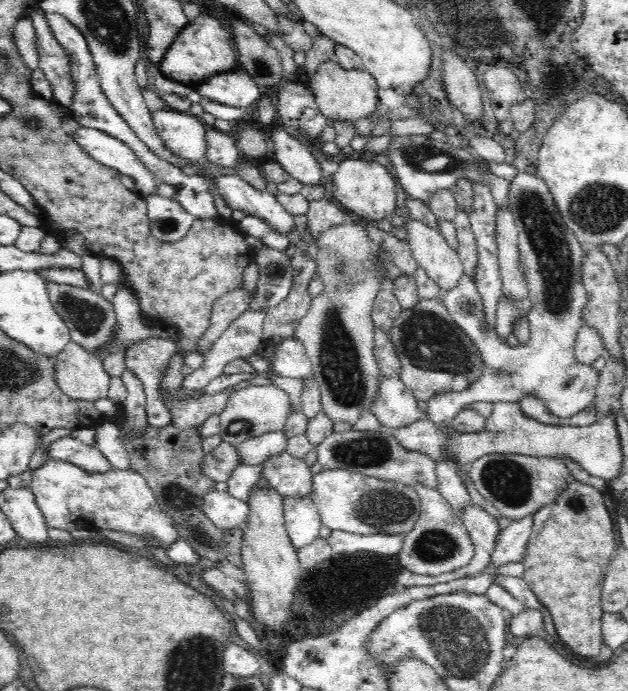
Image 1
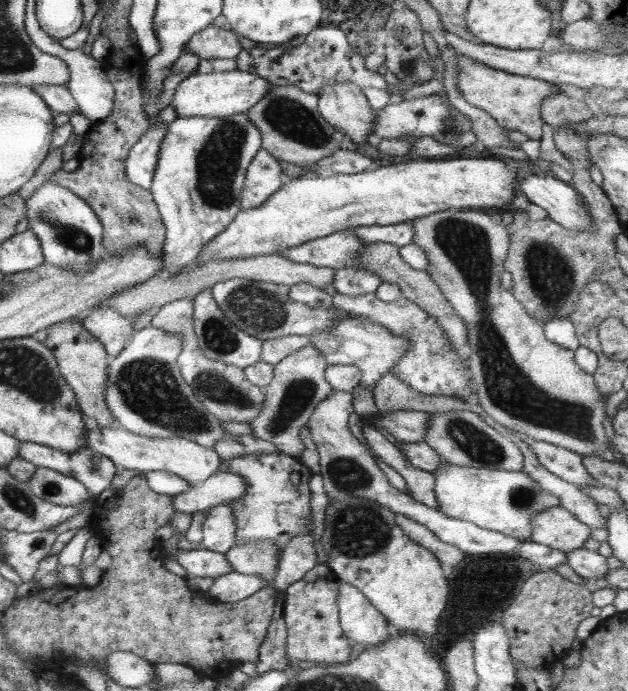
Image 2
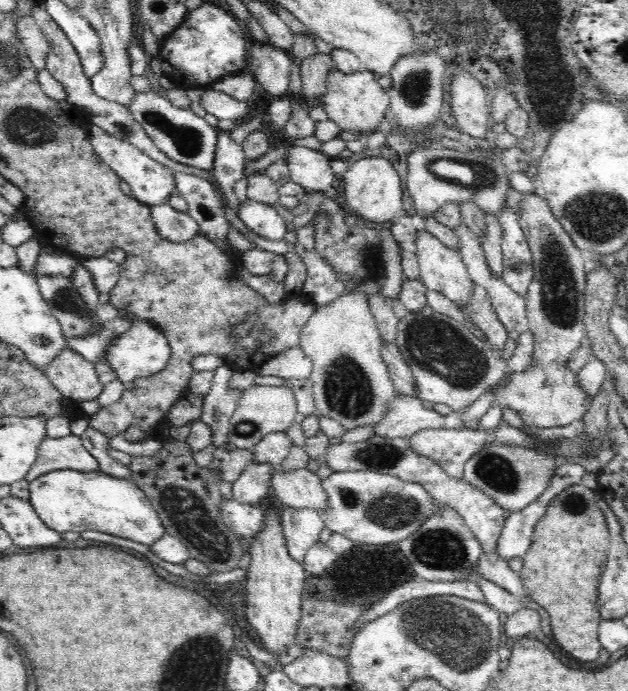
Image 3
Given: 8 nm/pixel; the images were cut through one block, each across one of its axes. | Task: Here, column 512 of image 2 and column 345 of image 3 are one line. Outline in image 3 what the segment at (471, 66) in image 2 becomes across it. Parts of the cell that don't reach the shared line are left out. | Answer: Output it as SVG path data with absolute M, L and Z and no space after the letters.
M336 68L331 69L326 76L326 91L321 102L329 118L341 130L355 135L375 132L391 106L388 90L378 82L376 74L365 68L354 74L344 74Z

